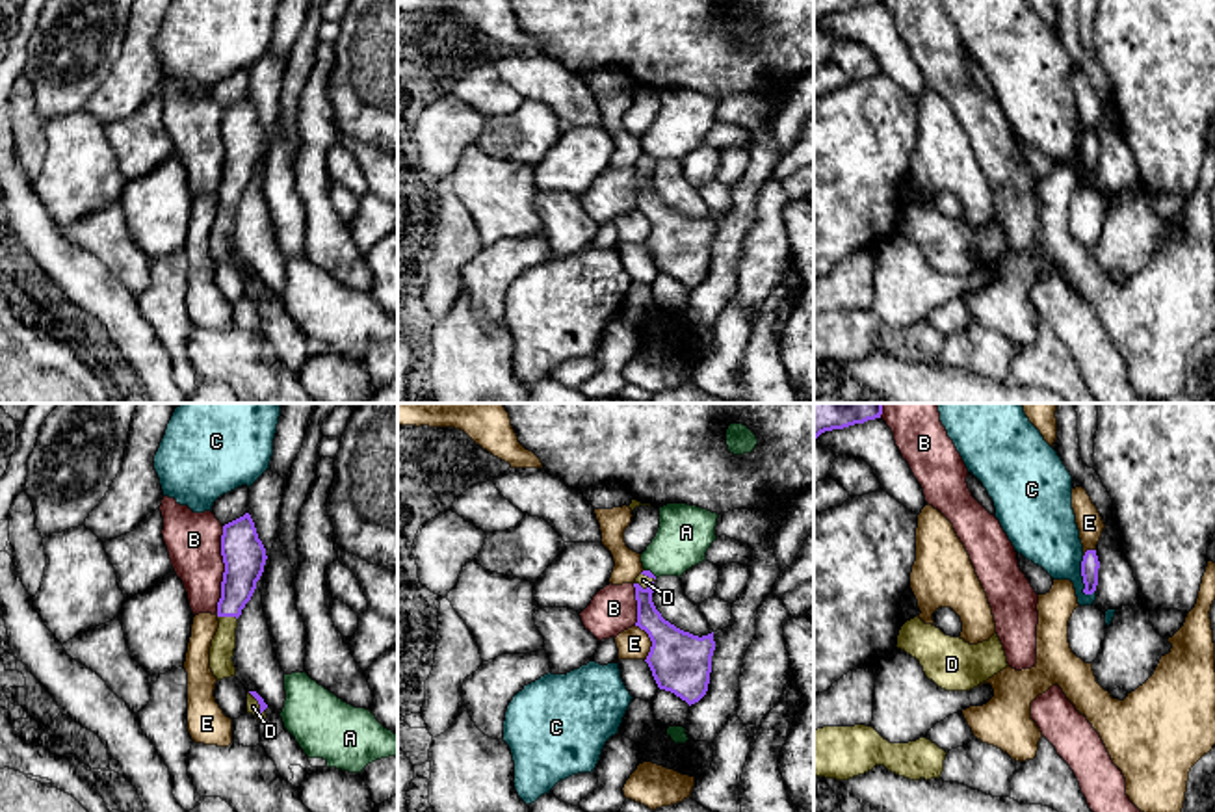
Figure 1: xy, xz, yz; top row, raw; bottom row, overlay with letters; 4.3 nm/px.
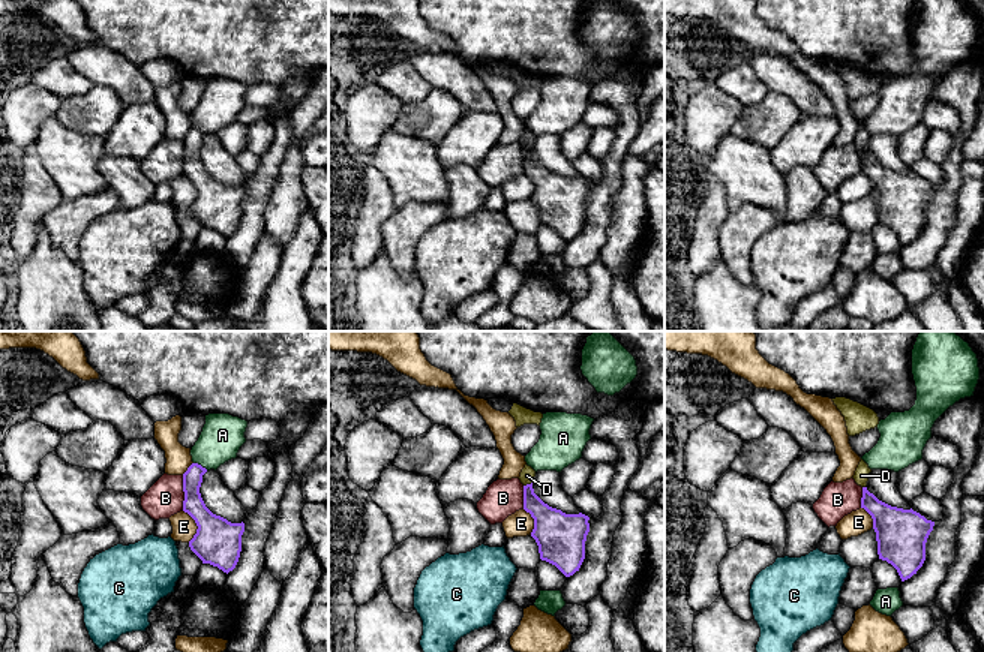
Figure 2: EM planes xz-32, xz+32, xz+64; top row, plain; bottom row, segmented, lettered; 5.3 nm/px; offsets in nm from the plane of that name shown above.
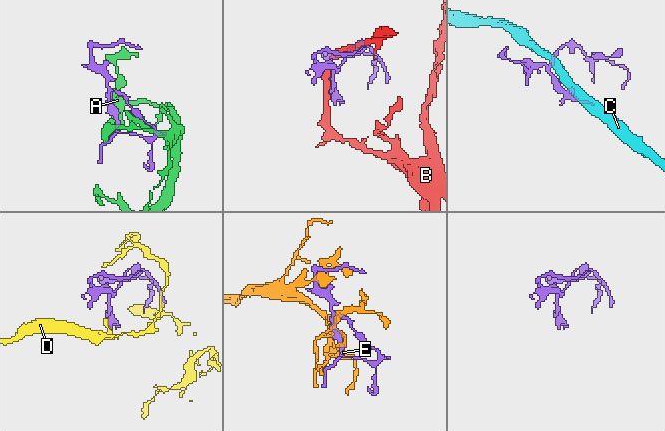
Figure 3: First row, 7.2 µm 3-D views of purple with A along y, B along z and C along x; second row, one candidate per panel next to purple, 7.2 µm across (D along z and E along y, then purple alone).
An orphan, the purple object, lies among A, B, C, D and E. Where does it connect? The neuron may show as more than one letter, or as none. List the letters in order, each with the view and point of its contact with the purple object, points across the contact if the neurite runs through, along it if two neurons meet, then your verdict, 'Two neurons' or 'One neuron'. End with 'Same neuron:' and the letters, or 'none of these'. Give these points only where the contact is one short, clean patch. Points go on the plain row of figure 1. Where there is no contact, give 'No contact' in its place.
A: Touches purple at xz (649, 155). Two neurons
B: Touches purple at xy (225, 153). Two neurons
C: Touches purple at yz (1084, 162). Two neurons
D: Touches purple at xy (227, 199). One neuron
E: Touches purple at xz (651, 223). Two neurons
Same neuron: D

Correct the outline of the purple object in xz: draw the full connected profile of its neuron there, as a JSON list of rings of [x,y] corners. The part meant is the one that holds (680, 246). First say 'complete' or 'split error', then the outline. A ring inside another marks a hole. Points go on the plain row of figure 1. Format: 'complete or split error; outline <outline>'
split error; outline [[[643,154],[635,165],[637,206],[652,225],[647,247],[660,273],[671,275],[689,290],[699,286],[710,268],[713,216],[693,219],[665,204],[652,186],[656,160]]]

